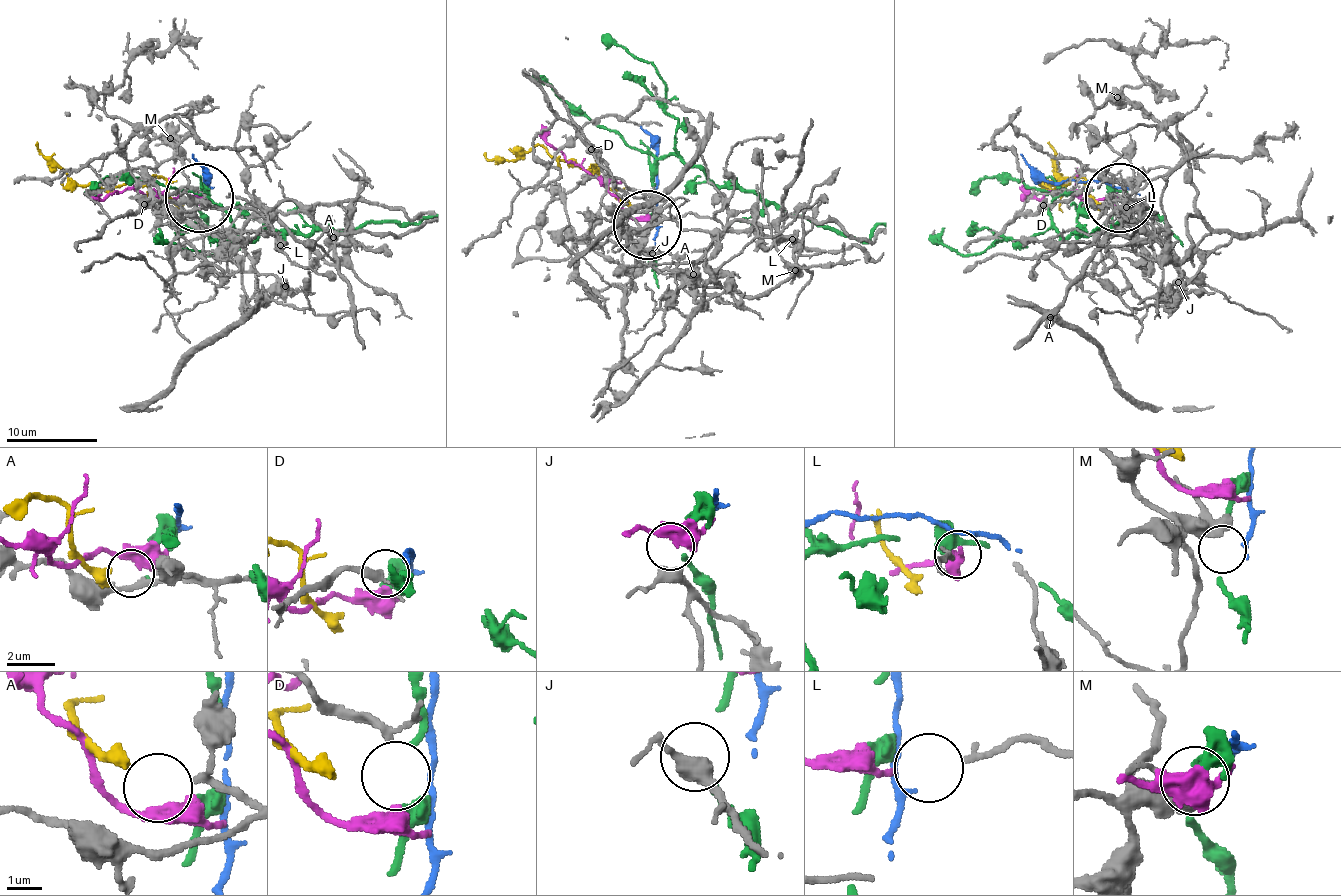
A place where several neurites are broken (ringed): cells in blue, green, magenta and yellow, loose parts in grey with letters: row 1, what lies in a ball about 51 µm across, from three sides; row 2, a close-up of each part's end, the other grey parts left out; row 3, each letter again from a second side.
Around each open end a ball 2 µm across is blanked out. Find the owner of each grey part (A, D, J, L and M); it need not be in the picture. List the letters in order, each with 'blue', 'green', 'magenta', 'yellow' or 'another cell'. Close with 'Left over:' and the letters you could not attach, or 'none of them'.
A: yellow
D: another cell
J: another cell
L: magenta
M: blue
Left over: D, J

